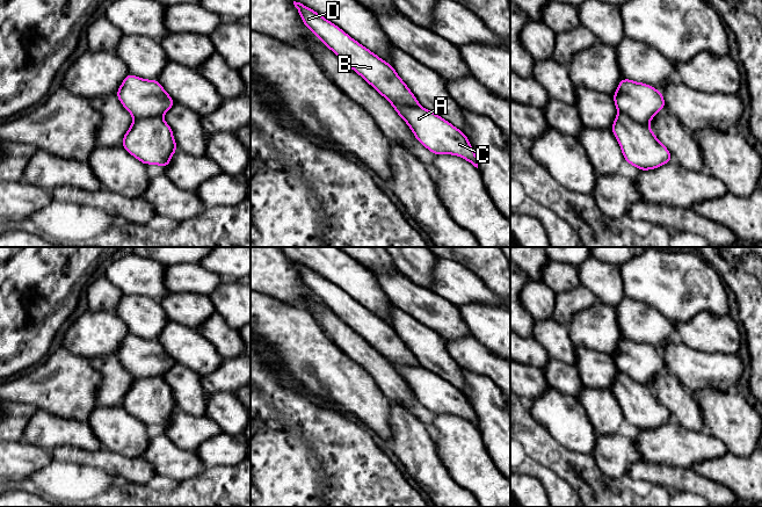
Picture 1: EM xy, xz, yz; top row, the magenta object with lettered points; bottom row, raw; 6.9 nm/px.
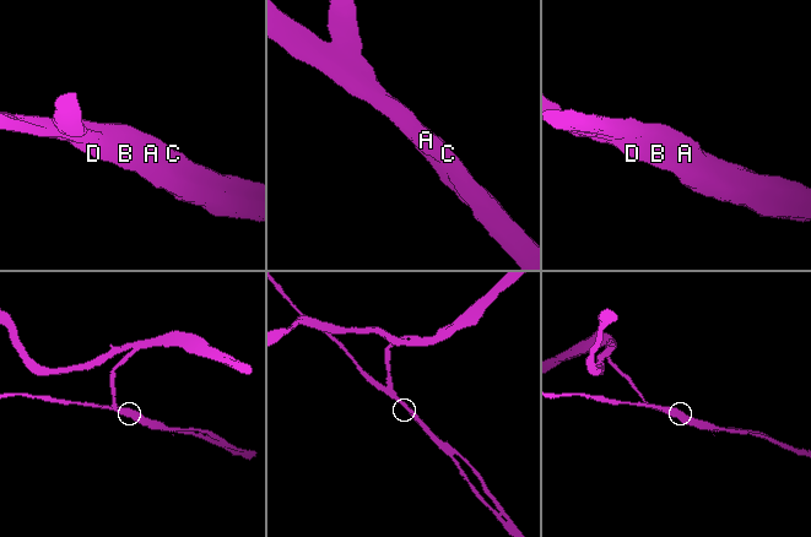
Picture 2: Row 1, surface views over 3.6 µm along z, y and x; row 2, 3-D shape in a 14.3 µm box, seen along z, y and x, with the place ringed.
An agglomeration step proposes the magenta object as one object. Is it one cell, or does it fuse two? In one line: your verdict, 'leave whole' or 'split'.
split

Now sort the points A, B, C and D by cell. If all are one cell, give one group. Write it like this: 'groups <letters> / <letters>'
groups A C / B D

